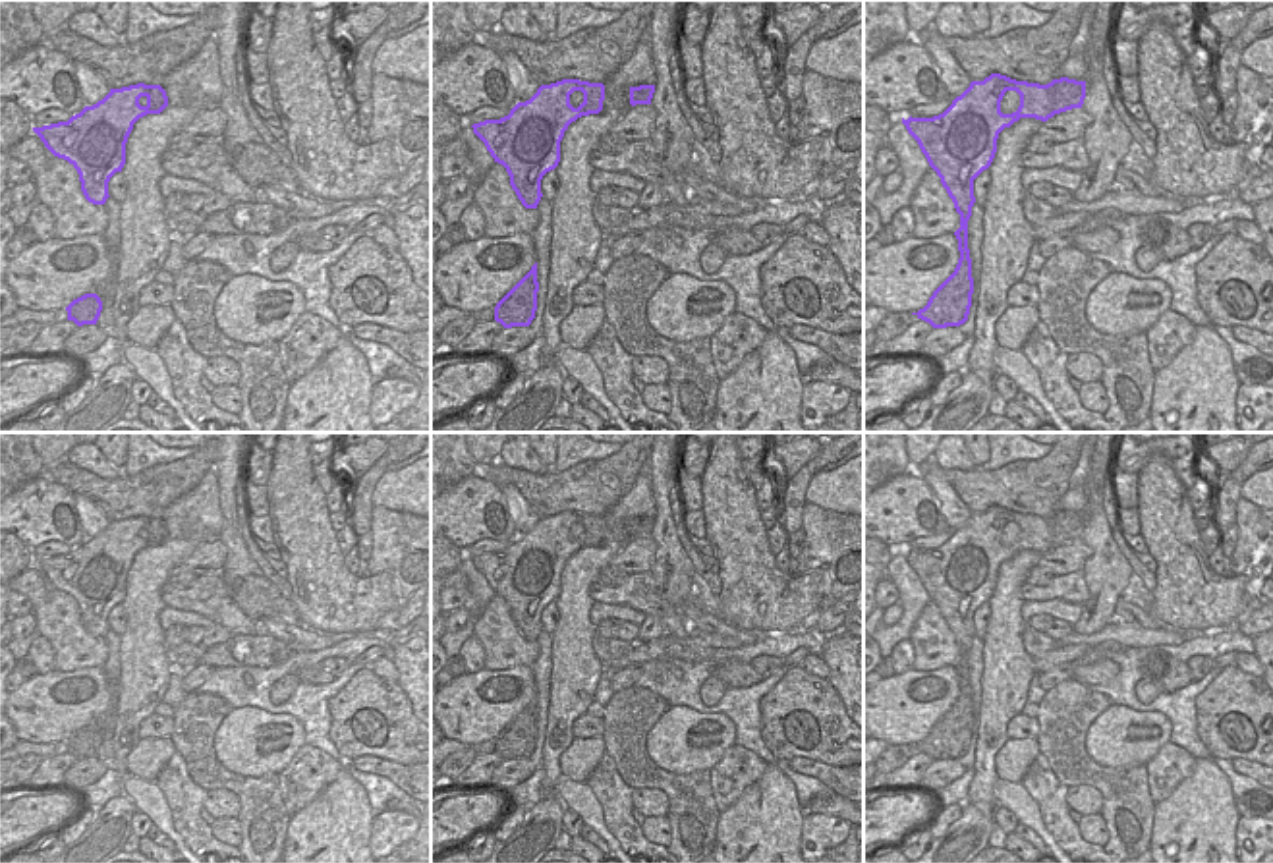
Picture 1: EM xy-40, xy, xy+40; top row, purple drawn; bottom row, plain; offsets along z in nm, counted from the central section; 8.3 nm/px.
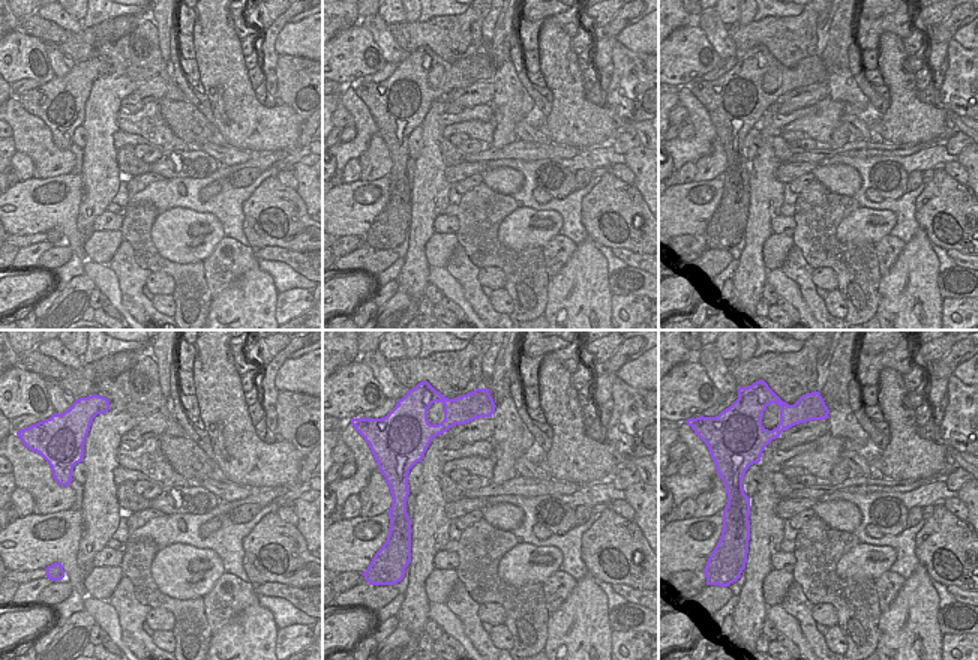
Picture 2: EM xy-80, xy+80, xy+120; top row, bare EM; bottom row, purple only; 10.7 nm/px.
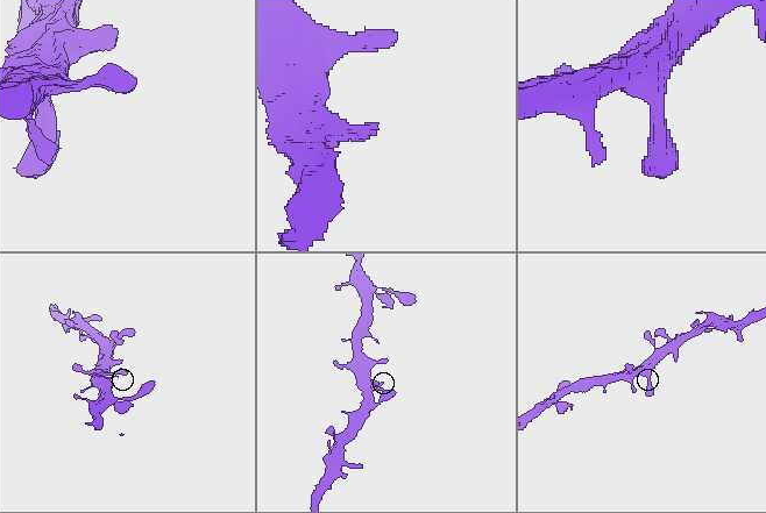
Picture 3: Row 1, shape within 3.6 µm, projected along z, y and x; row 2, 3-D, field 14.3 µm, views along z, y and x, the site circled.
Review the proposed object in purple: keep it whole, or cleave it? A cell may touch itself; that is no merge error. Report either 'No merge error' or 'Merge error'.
No merge error.

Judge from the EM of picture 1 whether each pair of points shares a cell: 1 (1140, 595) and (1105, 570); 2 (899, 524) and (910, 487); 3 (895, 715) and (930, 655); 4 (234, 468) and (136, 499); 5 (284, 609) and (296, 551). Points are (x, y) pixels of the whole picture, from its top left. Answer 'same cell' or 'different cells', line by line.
1: different cells
2: same cell
3: different cells
4: different cells
5: different cells

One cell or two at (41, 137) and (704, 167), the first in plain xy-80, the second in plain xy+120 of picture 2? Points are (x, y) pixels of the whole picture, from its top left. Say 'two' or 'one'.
one

